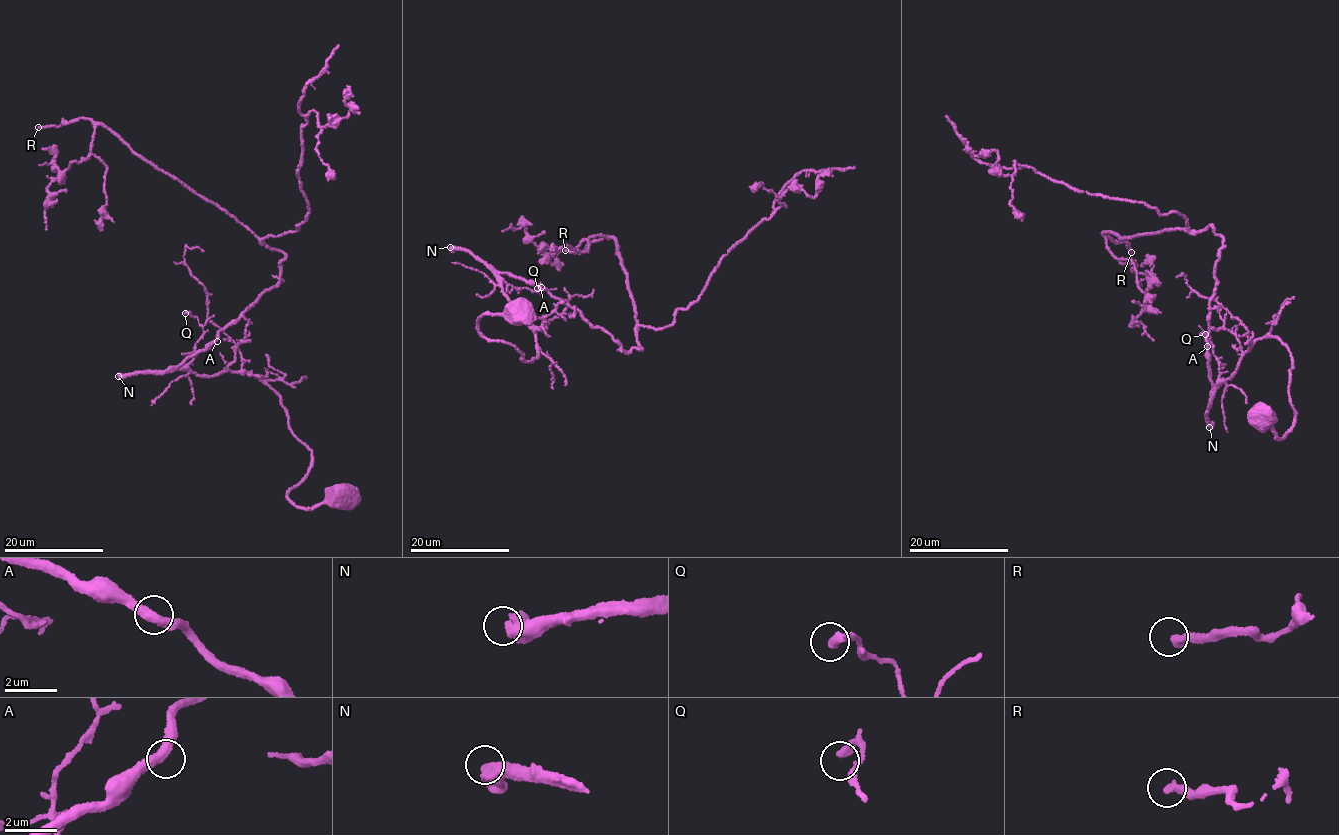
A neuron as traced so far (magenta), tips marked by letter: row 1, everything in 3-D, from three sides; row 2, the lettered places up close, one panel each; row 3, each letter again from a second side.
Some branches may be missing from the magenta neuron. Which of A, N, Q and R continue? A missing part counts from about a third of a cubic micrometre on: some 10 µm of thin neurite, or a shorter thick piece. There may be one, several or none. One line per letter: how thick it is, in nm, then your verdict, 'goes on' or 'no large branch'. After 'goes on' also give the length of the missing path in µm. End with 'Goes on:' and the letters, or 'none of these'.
A: 360 nm | no large branch
N: 460 nm | goes on | 180 µm
Q: 320 nm | no large branch
R: 320 nm | no large branch
Goes on: N

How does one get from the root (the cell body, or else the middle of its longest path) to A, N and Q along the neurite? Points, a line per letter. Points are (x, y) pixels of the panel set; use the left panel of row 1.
A: (339, 496), (303, 509), (288, 497), (311, 449), (273, 389), (245, 371), (179, 368), (217, 341)
N: (339, 496), (303, 509), (289, 499), (311, 449), (293, 433), (279, 396), (249, 372), (176, 367), (118, 376)
Q: (339, 496), (303, 509), (289, 499), (311, 449), (249, 372), (190, 371), (204, 331), (185, 313)

